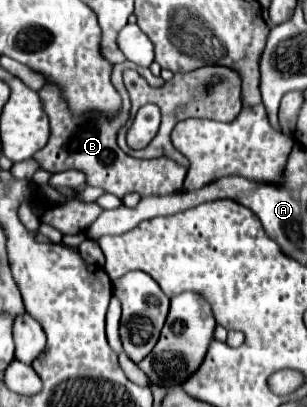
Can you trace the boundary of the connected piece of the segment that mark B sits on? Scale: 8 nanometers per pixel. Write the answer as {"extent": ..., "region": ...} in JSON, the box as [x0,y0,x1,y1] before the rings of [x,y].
{"extent":[33,60,187,198],"region":[[[129,60],[113,66],[111,82],[113,82],[115,90],[119,92],[119,96],[123,98],[123,104],[117,110],[117,114],[111,116],[111,118],[107,118],[107,120],[105,120],[103,114],[97,114],[97,112],[73,114],[73,110],[69,108],[67,100],[63,98],[63,88],[59,88],[57,84],[45,84],[39,90],[39,94],[41,94],[45,112],[47,112],[49,122],[51,122],[51,138],[49,138],[47,146],[43,150],[39,150],[37,156],[33,156],[33,158],[37,160],[37,164],[43,170],[47,170],[51,174],[75,168],[75,170],[79,170],[79,172],[85,174],[85,184],[87,186],[97,186],[103,192],[111,192],[111,194],[115,194],[119,198],[123,198],[127,192],[137,192],[139,196],[179,192],[183,188],[183,180],[187,176],[187,168],[185,166],[181,166],[175,160],[165,158],[165,156],[163,158],[155,158],[155,160],[137,160],[137,158],[131,158],[115,142],[115,128],[119,128],[119,122],[123,122],[127,118],[127,114],[129,114],[127,110],[131,108],[127,90],[125,90],[123,80],[121,80],[121,72],[125,68],[133,68],[137,72],[151,74],[149,68],[137,66],[137,64],[129,62]]]}

